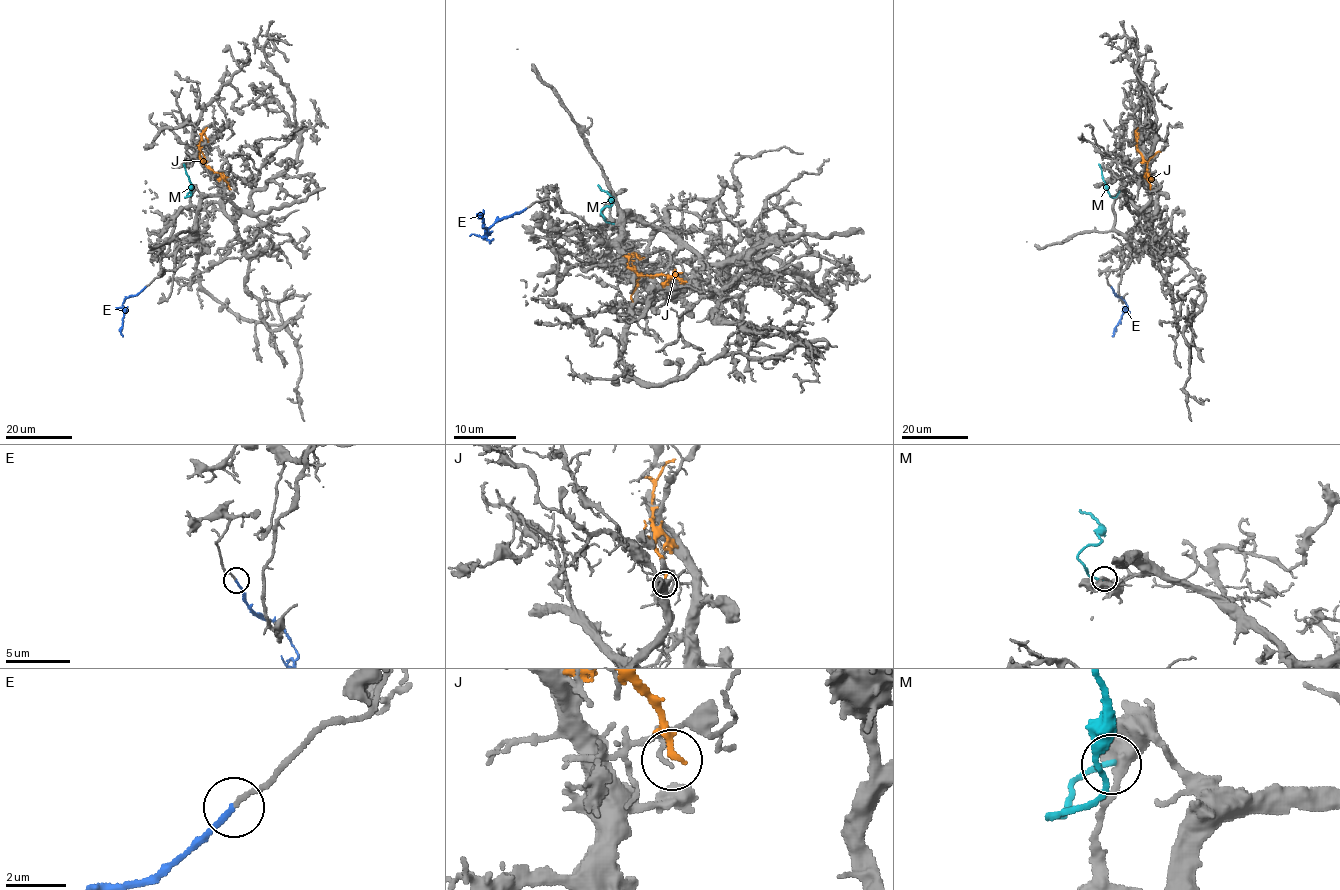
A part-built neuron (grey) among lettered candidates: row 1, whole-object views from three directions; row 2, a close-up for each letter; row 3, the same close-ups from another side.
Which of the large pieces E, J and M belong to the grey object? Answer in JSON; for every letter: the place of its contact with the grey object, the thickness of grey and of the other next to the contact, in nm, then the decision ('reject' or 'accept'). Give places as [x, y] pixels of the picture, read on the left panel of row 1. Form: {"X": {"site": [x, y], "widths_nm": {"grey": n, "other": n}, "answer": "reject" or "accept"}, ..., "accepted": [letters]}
{"E": {"site": [145, 287], "widths_nm": {"grey": 150, "other": 180}, "answer": "accept"}, "J": {"site": [229, 189], "widths_nm": {"grey": 130, "other": 240}, "answer": "reject"}, "M": {"site": [192, 191], "widths_nm": {"grey": 420, "other": 150}, "answer": "reject"}, "accepted": ["E"]}

